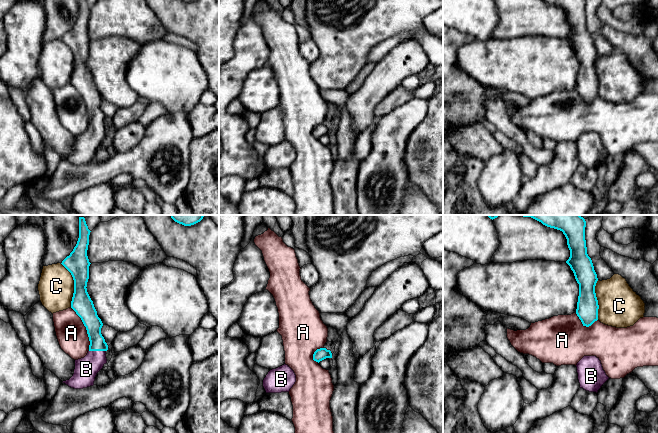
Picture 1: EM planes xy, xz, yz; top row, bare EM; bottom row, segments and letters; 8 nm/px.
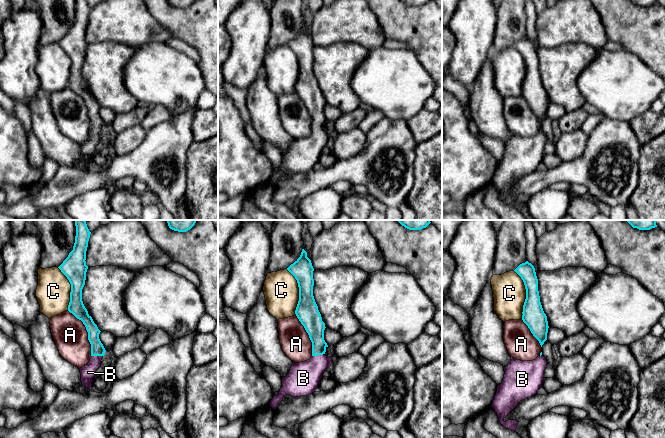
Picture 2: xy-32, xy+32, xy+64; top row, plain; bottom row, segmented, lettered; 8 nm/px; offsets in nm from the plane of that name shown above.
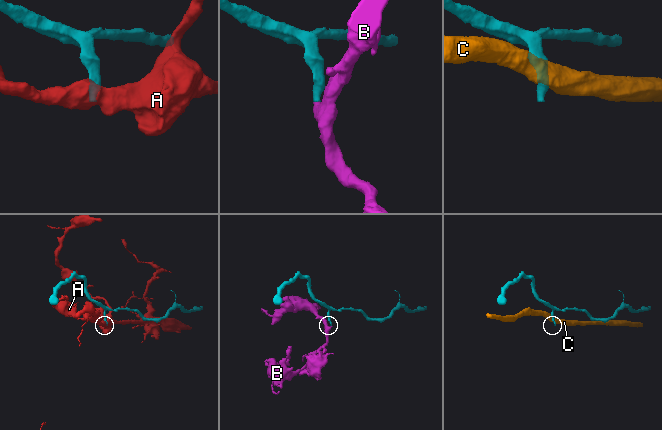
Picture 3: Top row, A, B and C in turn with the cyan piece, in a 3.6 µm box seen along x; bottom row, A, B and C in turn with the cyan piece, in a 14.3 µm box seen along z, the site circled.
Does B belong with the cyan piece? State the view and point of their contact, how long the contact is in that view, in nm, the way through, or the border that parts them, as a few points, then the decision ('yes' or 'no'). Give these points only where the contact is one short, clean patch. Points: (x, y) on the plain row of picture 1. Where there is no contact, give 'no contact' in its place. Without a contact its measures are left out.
meets cyan in xy at (97, 126); contact 140 nm long; yes

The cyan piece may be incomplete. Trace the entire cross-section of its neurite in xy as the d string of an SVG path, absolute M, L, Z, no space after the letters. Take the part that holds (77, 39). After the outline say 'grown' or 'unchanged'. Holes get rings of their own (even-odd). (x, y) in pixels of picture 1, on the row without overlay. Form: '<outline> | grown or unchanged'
M79 0L77 20L70 31L61 39L73 53L74 69L71 84L81 94L90 117L87 131L75 136L73 152L62 158L74 165L93 162L97 149L107 139L106 127L108 121L101 110L103 99L97 91L86 64L91 40L87 32L90 8L87 0Z | grown

